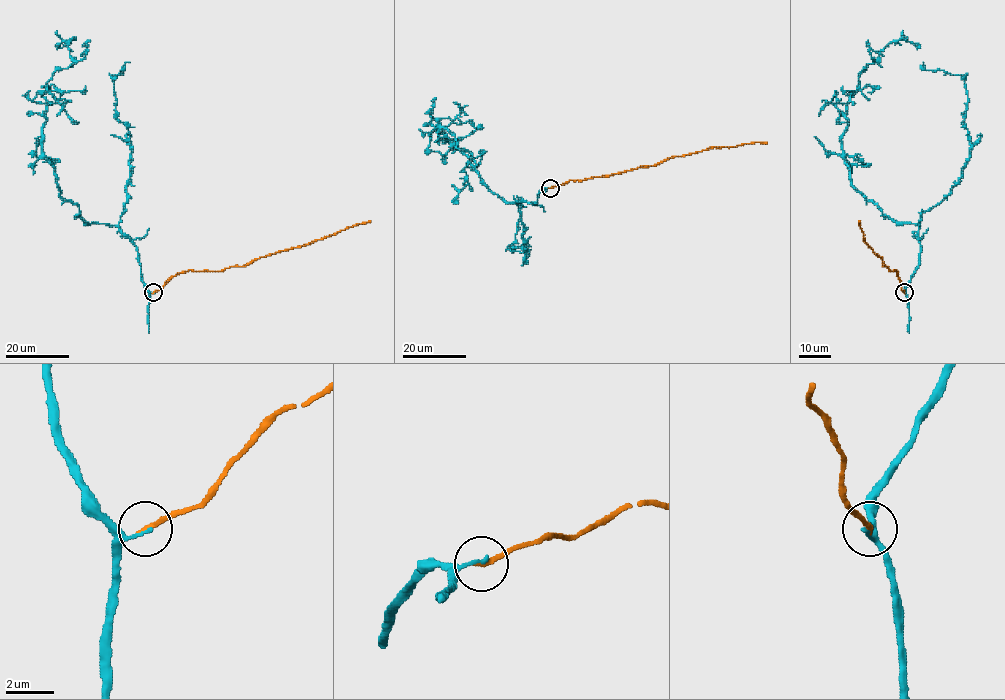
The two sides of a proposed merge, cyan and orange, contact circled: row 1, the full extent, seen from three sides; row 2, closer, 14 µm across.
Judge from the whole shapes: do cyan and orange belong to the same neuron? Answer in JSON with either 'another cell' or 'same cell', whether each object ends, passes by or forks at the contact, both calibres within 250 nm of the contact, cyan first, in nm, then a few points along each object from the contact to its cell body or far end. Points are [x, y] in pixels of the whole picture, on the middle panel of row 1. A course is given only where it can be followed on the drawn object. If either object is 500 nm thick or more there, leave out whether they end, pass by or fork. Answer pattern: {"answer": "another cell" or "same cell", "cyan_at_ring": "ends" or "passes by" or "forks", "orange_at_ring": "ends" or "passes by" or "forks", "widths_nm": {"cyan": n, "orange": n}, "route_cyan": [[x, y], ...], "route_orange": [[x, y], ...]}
{"answer": "another cell", "cyan_at_ring": "ends", "orange_at_ring": "ends", "widths_nm": {"cyan": 150, "orange": 200}, "route_cyan": [[550, 187], [534, 204], [506, 202], [485, 185], [453, 133], [439, 126], [443, 142], [472, 158], [458, 203]], "route_orange": [[550, 188], [569, 180], [651, 166], [708, 148], [767, 142]]}

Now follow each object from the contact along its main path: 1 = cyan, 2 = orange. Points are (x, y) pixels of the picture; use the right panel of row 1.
1: (904, 292), (920, 262), (919, 225), (884, 215), (852, 183), (842, 134), (868, 64), (899, 39), (920, 47)
2: (905, 292), (895, 270), (883, 265), (882, 259), (864, 242), (859, 221)

